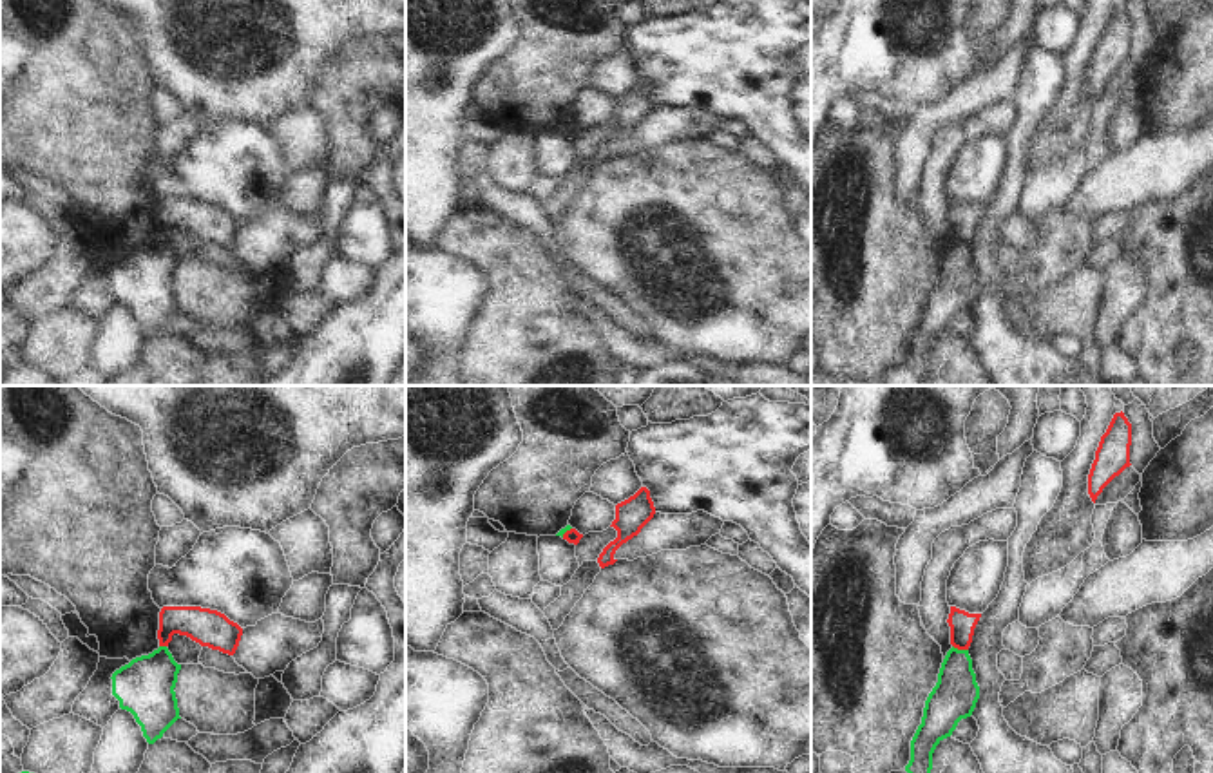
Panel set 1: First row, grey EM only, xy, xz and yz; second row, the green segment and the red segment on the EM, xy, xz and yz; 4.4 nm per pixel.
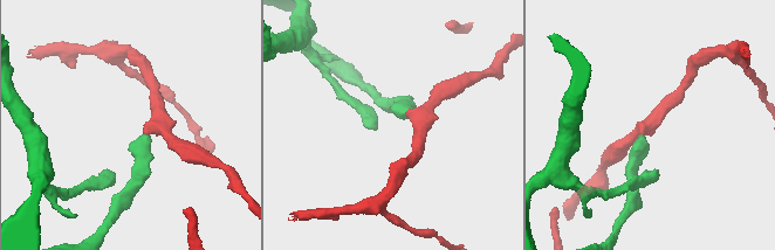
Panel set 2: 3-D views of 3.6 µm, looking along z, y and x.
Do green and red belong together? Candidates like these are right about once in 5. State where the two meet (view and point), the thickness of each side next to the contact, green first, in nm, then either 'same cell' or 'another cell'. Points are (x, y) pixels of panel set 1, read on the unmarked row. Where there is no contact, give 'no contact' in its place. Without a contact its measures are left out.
contact yz (960, 245); calibres 200 and 120 nm; another cell

